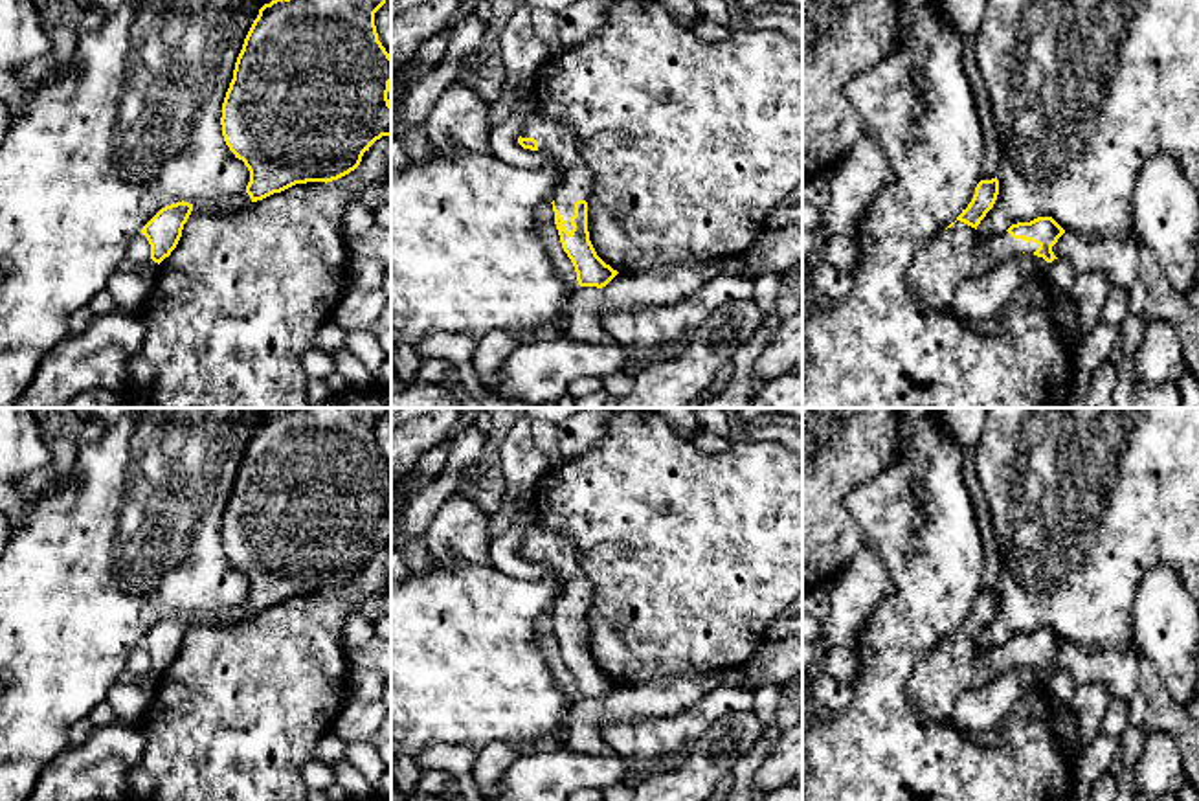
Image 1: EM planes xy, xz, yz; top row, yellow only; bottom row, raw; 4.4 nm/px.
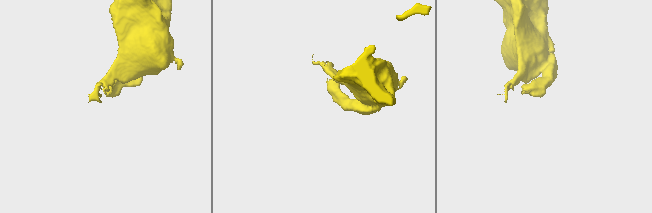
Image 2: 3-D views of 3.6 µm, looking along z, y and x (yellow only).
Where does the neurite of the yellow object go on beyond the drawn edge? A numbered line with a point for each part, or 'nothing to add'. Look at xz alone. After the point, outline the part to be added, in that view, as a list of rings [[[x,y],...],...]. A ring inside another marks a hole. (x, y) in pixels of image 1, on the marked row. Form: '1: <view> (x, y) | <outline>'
1: xz (557, 140) | [[[534,96],[523,105],[525,121],[521,138],[534,138],[538,151],[543,151],[555,167],[562,171],[562,186],[555,195],[555,206],[566,220],[566,230],[571,233],[569,219],[575,215],[575,202],[588,200],[595,176],[578,154],[578,140],[575,130],[562,123],[545,119]]]

